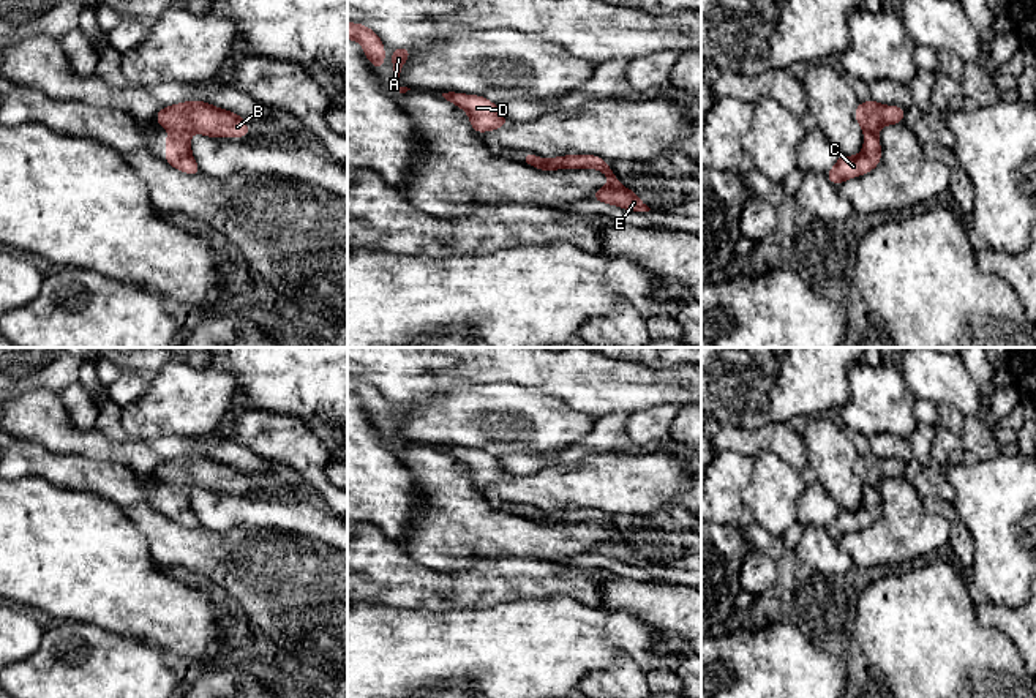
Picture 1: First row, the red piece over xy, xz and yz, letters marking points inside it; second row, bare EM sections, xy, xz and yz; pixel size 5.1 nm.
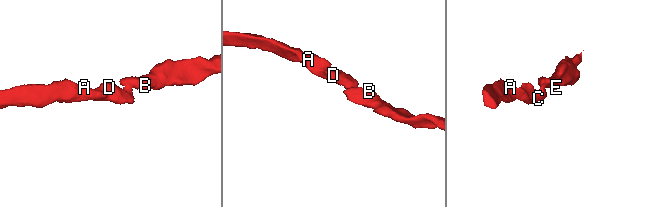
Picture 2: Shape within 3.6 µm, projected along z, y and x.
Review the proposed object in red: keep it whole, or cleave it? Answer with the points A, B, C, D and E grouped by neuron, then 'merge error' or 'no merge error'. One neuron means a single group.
A B C D E | no merge error

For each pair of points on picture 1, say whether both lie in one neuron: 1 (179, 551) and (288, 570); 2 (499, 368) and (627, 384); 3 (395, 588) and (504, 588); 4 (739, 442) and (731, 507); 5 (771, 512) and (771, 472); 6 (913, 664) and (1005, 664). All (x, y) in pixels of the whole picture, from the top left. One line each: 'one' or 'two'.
1: one
2: one
3: one
4: two
5: one
6: one

